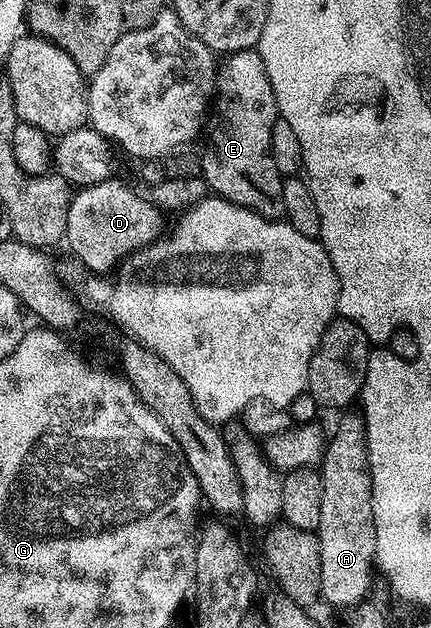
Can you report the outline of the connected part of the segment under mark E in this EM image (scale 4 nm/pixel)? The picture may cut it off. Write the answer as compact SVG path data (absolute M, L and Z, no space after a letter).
M256 49L233 51L225 59L228 60L225 63L223 60L219 64L216 73L214 95L216 120L212 123L212 132L208 135L208 144L202 147L200 156L202 178L219 198L229 199L232 203L238 203L243 207L248 207L251 211L257 211L265 219L283 220L282 189L284 188L285 176L278 171L271 149L272 134L278 120L278 112L274 89L270 83L270 77L266 73L266 65L259 50Z

